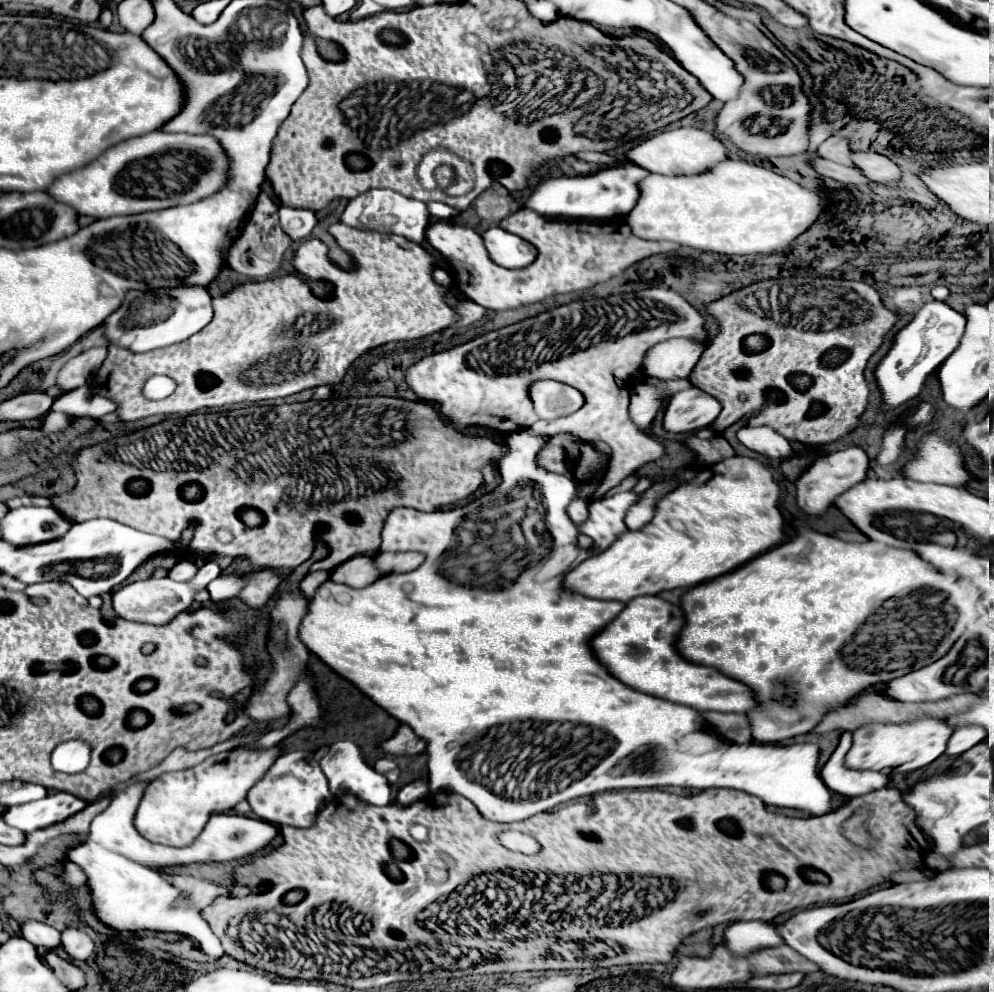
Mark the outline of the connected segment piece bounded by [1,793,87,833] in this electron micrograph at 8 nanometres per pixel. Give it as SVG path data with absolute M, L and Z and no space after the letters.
M49 793L47 797L17 805L17 807L7 807L1 817L11 825L21 831L39 831L55 823L67 821L71 815L79 813L85 809L85 801L81 801L75 795L69 793Z

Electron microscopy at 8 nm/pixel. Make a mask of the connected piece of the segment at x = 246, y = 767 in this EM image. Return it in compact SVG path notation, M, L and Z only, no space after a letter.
M279 747L267 751L255 749L233 749L229 753L219 753L203 763L175 773L163 773L153 779L139 803L135 825L141 835L145 835L153 843L171 845L171 847L187 847L191 845L199 833L207 825L207 817L211 813L223 813L233 809L239 801L245 799L245 793L253 787L253 781L265 773L265 769L279 757Z

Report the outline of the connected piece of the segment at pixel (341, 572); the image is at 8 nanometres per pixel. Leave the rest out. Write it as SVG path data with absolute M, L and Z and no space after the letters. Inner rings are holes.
M371 555L353 557L353 559L345 561L343 565L335 567L331 571L333 581L347 583L347 585L353 585L353 587L365 587L365 585L373 583L379 575L381 575L381 571L375 569Z

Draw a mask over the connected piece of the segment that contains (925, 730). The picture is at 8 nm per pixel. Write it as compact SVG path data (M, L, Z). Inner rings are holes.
M917 719L899 725L869 725L853 733L853 747L845 757L849 769L909 773L939 759L949 743L951 729L941 719Z

